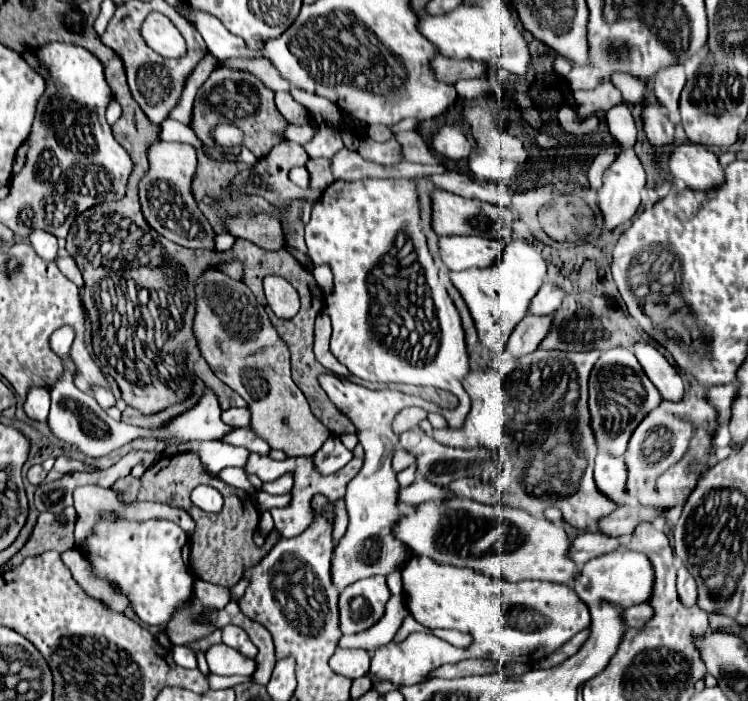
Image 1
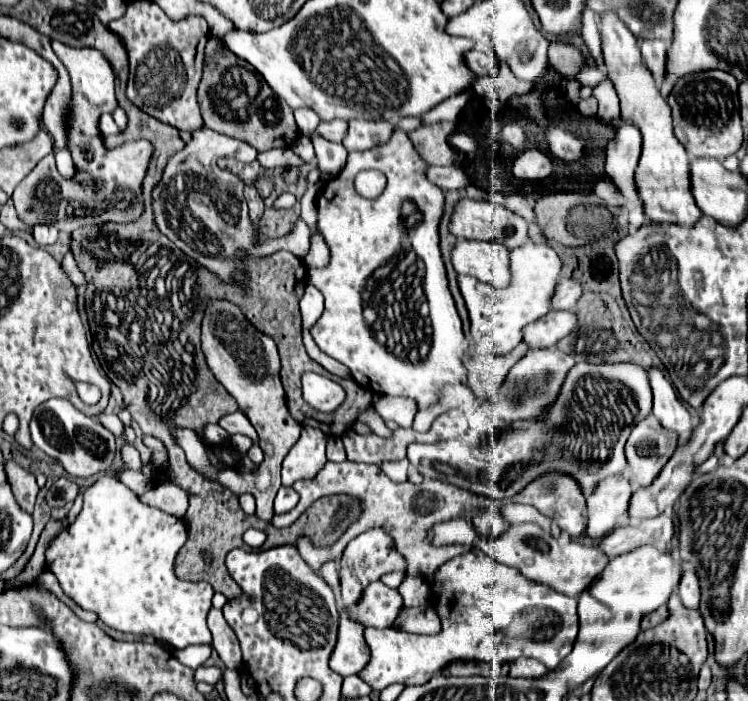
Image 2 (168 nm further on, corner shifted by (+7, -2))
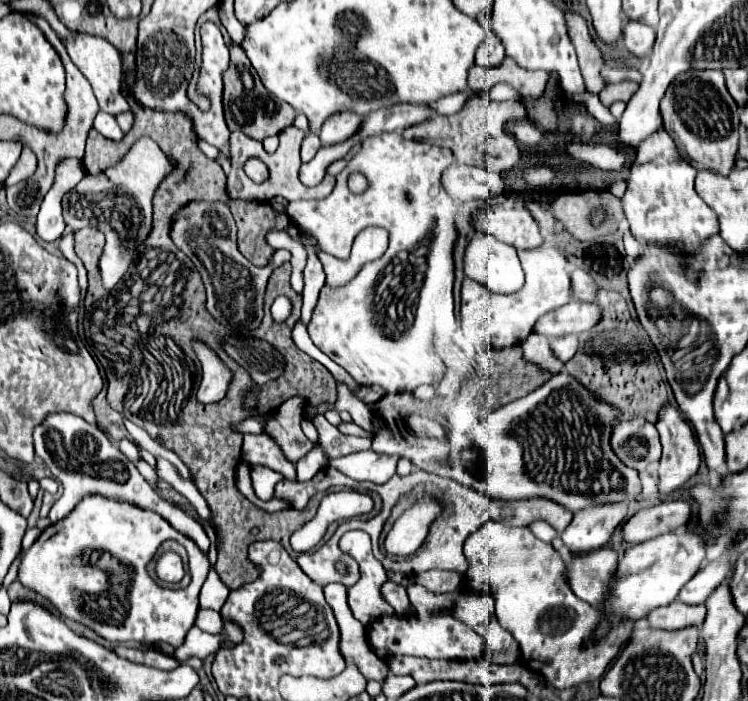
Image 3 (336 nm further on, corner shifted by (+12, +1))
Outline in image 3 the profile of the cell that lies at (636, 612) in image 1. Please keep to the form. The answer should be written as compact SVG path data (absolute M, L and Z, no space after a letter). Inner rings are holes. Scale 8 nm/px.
M674 600L670 606L652 610L648 614L648 622L652 628L660 628L660 630L682 630L688 626L700 628L704 622L704 614L706 614L704 604L688 606L680 600Z

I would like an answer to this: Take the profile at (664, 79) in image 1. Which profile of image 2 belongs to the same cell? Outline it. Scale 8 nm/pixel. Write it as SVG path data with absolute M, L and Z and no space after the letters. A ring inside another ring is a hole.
M641 41L641 55L655 81L663 81L667 75L665 57L669 55L669 45L665 41Z

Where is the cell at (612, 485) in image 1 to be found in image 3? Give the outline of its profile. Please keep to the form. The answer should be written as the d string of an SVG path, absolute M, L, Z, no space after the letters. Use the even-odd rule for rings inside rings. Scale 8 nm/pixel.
M624 504L590 506L574 514L568 528L560 534L572 554L586 554L606 546L626 516Z

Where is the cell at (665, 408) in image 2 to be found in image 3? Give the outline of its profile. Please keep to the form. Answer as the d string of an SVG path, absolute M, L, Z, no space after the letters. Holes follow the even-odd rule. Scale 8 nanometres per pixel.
M666 406L660 412L656 428L660 432L660 440L662 440L662 446L664 446L660 468L658 468L658 492L660 494L670 494L676 488L680 488L682 484L686 484L698 472L698 466L702 462L700 448L698 448L698 444L694 440L694 432L692 432L690 424L684 420L682 412L678 408L674 408L674 406Z

